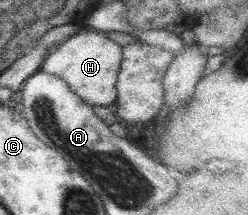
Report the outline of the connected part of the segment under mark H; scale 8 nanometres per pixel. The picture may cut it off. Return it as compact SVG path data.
M79 28L71 37L63 41L53 53L46 54L41 62L40 70L60 77L68 85L71 93L75 93L90 106L114 105L116 99L116 77L119 73L122 58L122 47L105 37L104 32L87 28Z

